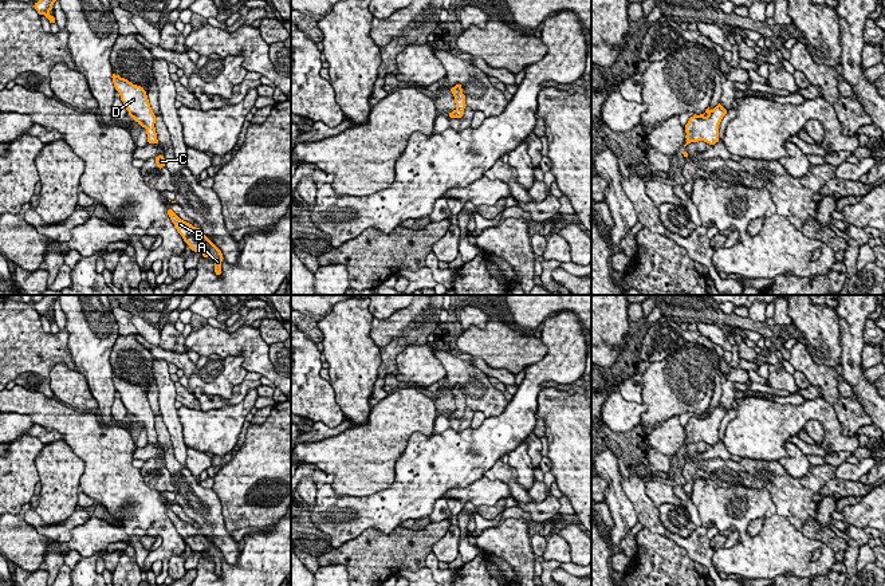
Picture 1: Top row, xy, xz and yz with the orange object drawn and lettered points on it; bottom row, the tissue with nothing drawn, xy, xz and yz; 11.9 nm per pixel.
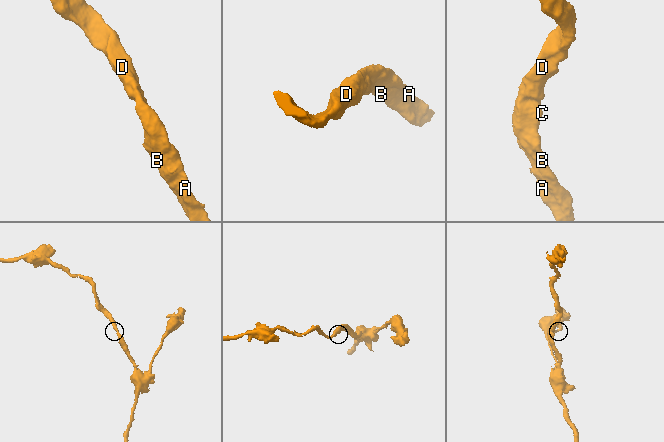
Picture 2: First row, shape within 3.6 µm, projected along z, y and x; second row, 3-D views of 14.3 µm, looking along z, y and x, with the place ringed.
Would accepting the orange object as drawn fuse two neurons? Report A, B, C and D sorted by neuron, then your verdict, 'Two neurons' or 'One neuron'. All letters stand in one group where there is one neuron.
Groups: A B C D. One neuron

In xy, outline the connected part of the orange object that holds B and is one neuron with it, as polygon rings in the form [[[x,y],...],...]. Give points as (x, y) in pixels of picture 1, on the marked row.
[[[172,209],[168,211],[168,215],[174,224],[174,228],[178,231],[192,251],[201,252],[204,257],[213,257],[215,272],[216,275],[220,275],[221,261],[224,259],[221,251],[200,232],[200,228],[196,228],[192,224],[181,220]]]

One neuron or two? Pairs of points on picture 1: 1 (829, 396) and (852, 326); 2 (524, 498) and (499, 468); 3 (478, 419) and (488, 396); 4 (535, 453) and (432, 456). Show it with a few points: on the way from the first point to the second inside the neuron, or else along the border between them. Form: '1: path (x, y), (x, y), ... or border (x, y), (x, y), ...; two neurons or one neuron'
1: border (840, 366), (841, 373); two neurons
2: path (518, 491), (506, 475); one neuron
3: border (474, 411), (480, 411), (486, 417); two neurons
4: border (533, 431), (522, 441); two neurons

